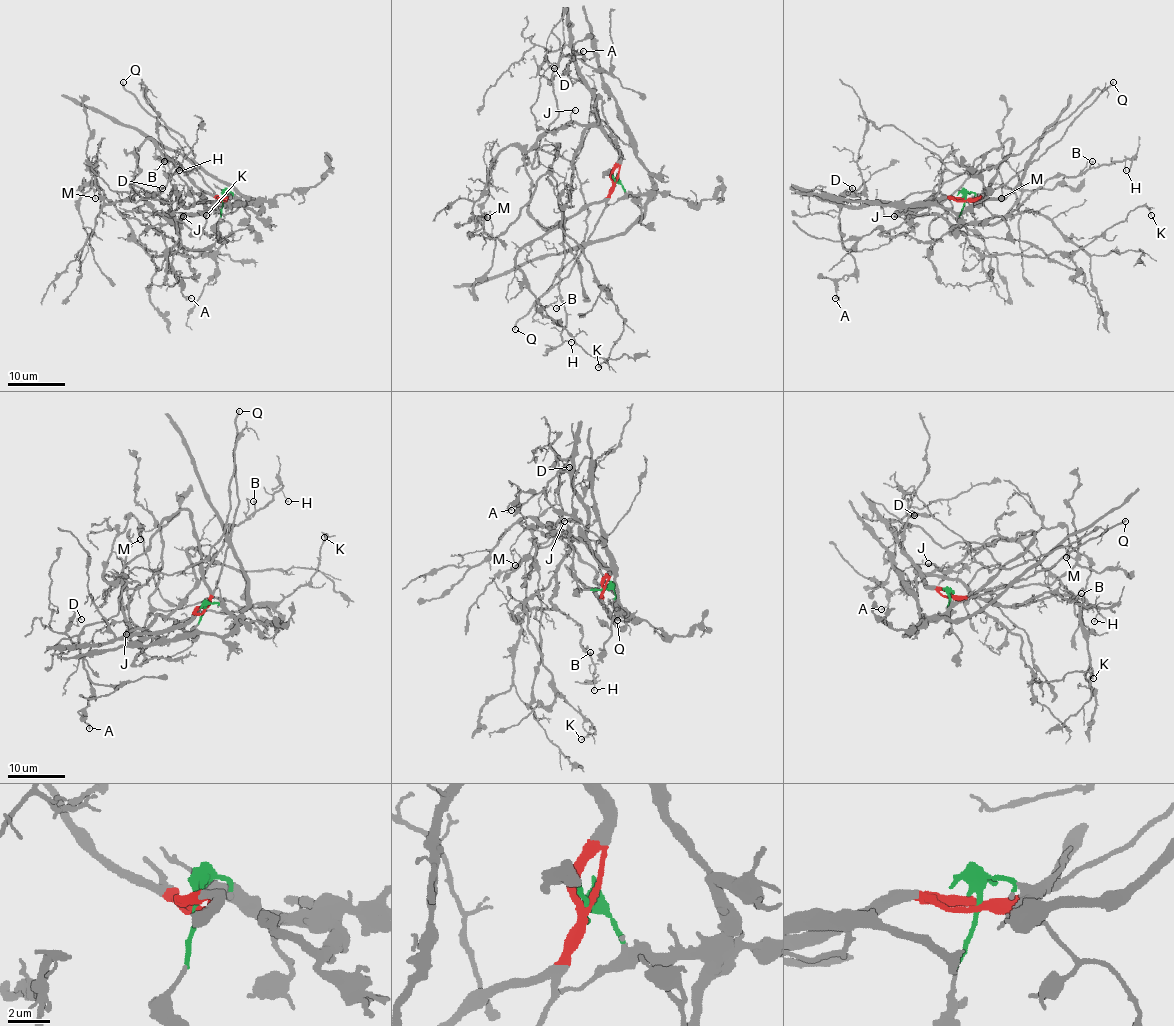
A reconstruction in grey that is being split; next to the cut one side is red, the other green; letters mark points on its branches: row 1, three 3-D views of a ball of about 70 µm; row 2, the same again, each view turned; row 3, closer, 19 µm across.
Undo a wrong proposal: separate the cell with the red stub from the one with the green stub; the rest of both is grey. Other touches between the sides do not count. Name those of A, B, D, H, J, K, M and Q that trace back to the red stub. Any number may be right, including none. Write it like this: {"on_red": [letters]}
{"on_red": ["A", "B", "D", "H", "J", "K", "M", "Q"]}

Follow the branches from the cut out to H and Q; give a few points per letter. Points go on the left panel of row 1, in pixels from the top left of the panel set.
H: (223, 199), (228, 199), (207, 212), (182, 215), (180, 224), (171, 222), (170, 161), (180, 171)
Q: (223, 199), (207, 185), (180, 144), (144, 109), (122, 82)

